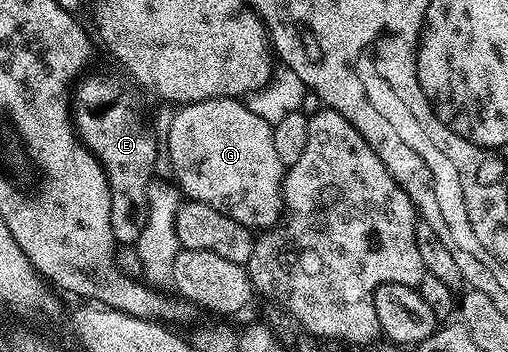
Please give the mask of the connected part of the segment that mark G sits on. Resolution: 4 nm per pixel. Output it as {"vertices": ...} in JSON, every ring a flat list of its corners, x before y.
{"vertices":[[215,97,209,101,193,101,175,110,168,125,168,157,176,172,175,184,185,198,201,201,242,223,247,229,271,229,280,220,284,208,282,190,286,168,274,151,273,126,266,119,254,115,243,100,234,97]]}

